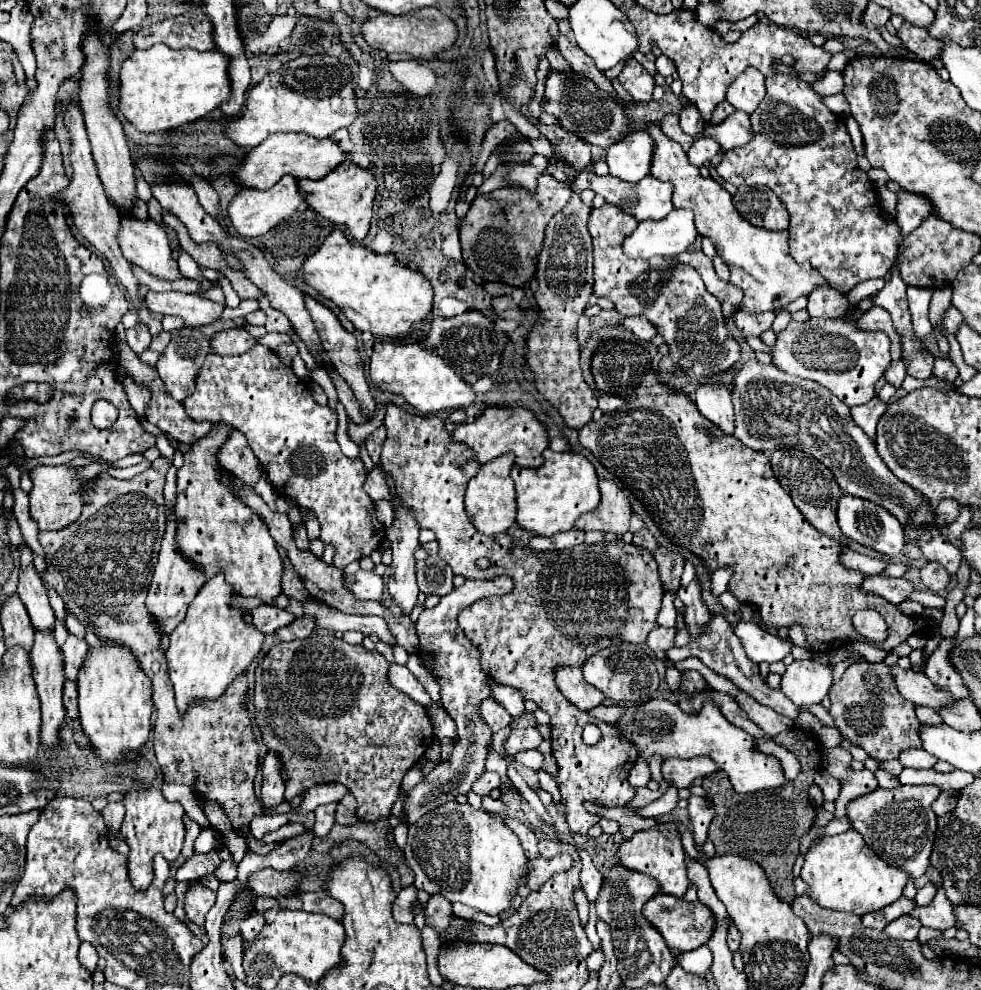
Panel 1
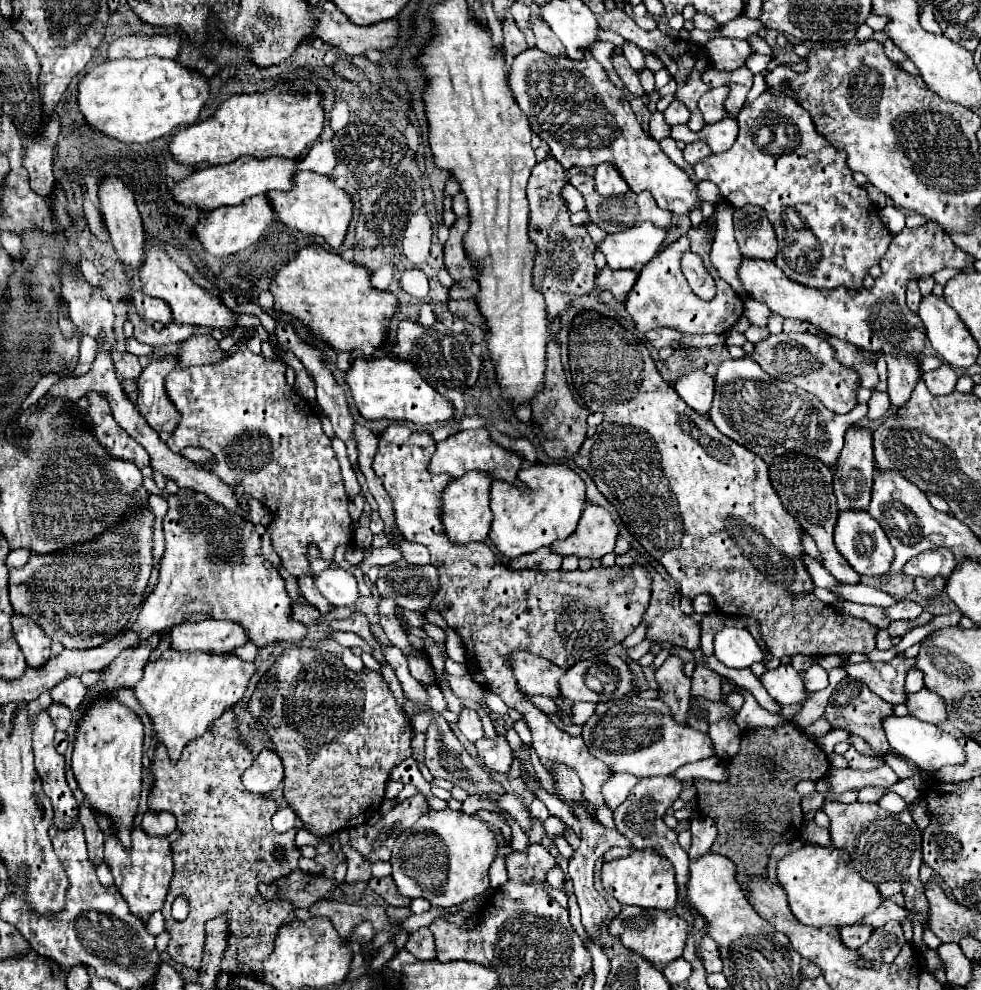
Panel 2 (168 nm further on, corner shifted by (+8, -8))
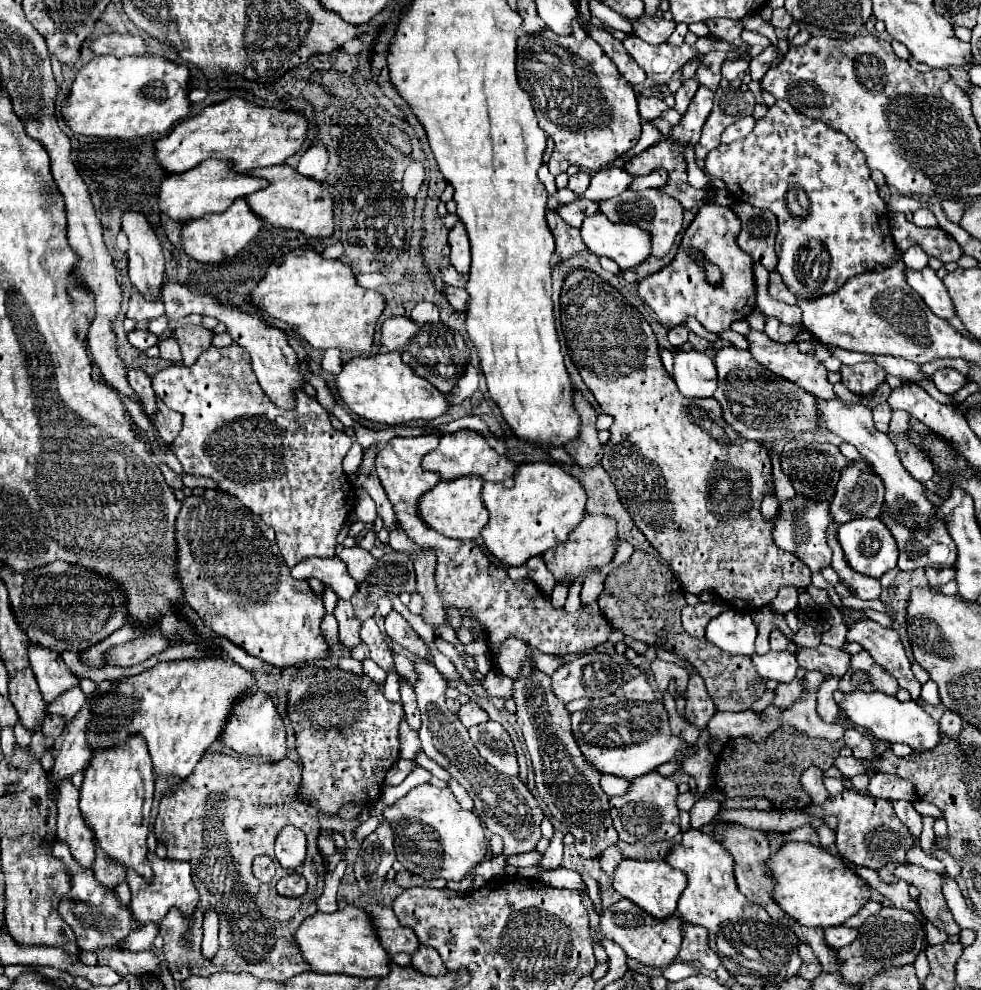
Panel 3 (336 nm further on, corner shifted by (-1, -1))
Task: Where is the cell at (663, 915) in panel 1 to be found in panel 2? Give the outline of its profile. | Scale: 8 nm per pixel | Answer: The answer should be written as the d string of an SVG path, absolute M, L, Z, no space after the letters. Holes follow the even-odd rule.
M623 906L617 918L611 922L609 932L621 938L623 946L645 956L651 964L663 970L669 962L683 956L687 944L687 928L689 924L675 914L675 910L651 910L641 906Z

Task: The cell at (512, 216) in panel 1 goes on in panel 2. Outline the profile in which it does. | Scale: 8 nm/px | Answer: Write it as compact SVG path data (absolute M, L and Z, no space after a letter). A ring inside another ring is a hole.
M461 216L455 220L451 226L449 240L445 242L445 268L447 272L457 280L477 280L477 268L471 264L465 246L463 246L463 236L467 234L469 228L469 216Z

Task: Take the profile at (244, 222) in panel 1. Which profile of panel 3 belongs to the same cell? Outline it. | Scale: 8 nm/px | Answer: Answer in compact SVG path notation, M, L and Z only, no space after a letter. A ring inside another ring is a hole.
M236 199L224 213L218 215L206 215L202 219L194 219L184 223L182 227L182 247L184 251L200 263L220 263L232 255L236 255L238 251L242 251L260 231L262 221L254 219L254 215L250 215L250 207L246 207L246 203L242 203L242 199Z

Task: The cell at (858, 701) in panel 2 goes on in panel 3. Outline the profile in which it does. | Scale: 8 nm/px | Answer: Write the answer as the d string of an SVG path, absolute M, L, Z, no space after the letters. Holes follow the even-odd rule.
M860 651L852 655L850 669L840 681L840 691L884 691L888 695L896 695L898 683L870 657L868 651Z

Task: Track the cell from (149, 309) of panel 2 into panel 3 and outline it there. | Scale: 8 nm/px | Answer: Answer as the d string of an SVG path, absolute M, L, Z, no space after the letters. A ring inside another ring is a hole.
M132 291L130 301L128 301L128 311L126 311L128 319L144 321L144 319L160 317L160 315L164 315L164 307L162 307L160 299L156 303L150 303L150 301L142 299L142 295L138 291Z

